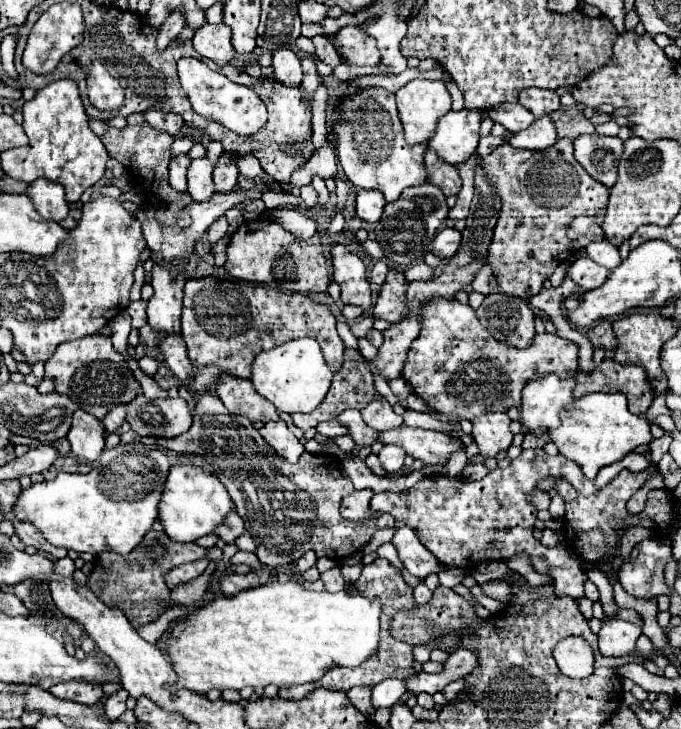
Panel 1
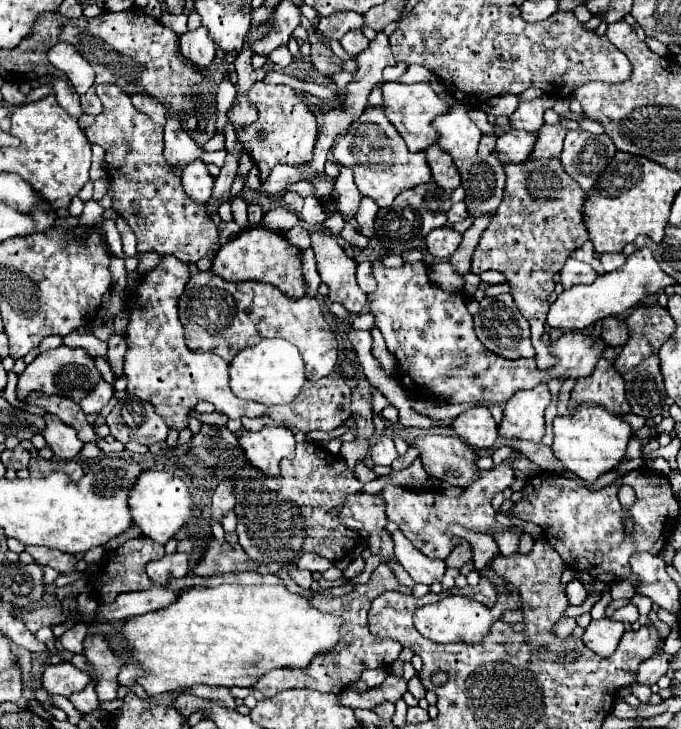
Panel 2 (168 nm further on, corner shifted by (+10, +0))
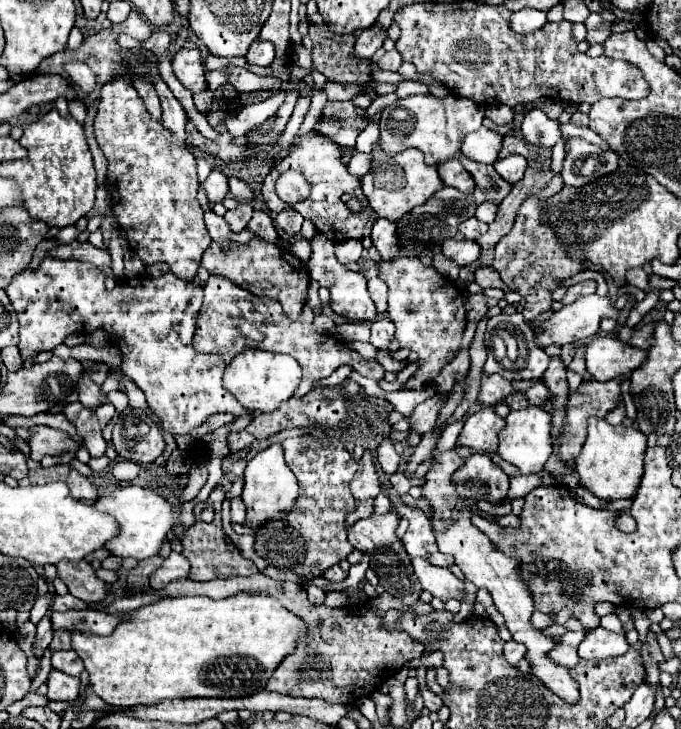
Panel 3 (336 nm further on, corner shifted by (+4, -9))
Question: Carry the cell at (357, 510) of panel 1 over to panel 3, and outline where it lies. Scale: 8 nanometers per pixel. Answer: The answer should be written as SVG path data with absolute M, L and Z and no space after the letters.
M392 511L384 513L384 515L370 515L366 519L360 519L348 529L348 541L354 545L354 549L360 549L370 555L370 569L376 573L380 585L390 595L400 597L404 601L404 605L412 605L414 601L418 601L422 587L418 585L418 579L412 573L410 557L406 553L406 549L400 545L400 539L394 533L398 527L398 521L400 521L398 515Z

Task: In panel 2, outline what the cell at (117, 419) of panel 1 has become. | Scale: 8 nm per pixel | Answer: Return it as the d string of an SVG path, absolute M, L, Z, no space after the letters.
M100 380L100 382L84 396L84 400L80 400L80 406L82 406L84 414L100 412L100 410L108 404L108 400L112 398L112 394L114 394L114 386L108 384L108 382L104 382L104 380Z

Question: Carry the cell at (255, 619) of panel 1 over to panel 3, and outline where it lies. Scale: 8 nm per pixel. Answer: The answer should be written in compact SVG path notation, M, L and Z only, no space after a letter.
M238 593L232 597L224 597L224 599L210 599L206 595L194 595L194 597L172 597L172 599L162 599L154 605L146 605L140 607L136 611L126 613L130 615L128 621L124 621L122 625L118 625L118 629L114 629L112 635L106 637L98 637L98 635L86 635L86 633L72 633L72 649L78 653L78 657L84 661L84 667L90 673L90 683L94 685L94 693L116 707L134 707L134 705L156 705L162 701L170 701L170 699L188 699L188 697L246 697L252 693L258 693L264 689L264 683L272 677L274 669L290 655L294 653L298 641L306 635L306 623L296 617L294 613L290 613L288 609L284 609L282 605L278 605L278 601L274 601L272 597L264 595L264 593Z

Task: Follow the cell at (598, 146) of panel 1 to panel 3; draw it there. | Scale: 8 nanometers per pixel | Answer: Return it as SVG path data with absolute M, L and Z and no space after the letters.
M568 139L562 179L568 187L582 187L618 167L618 153L584 139Z

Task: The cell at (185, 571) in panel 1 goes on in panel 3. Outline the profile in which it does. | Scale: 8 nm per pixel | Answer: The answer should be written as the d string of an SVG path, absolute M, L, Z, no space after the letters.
M170 553L166 557L166 561L162 563L162 567L158 567L152 575L150 575L150 589L160 591L164 589L168 583L176 581L176 579L186 579L190 573L190 563L184 555L180 553Z

